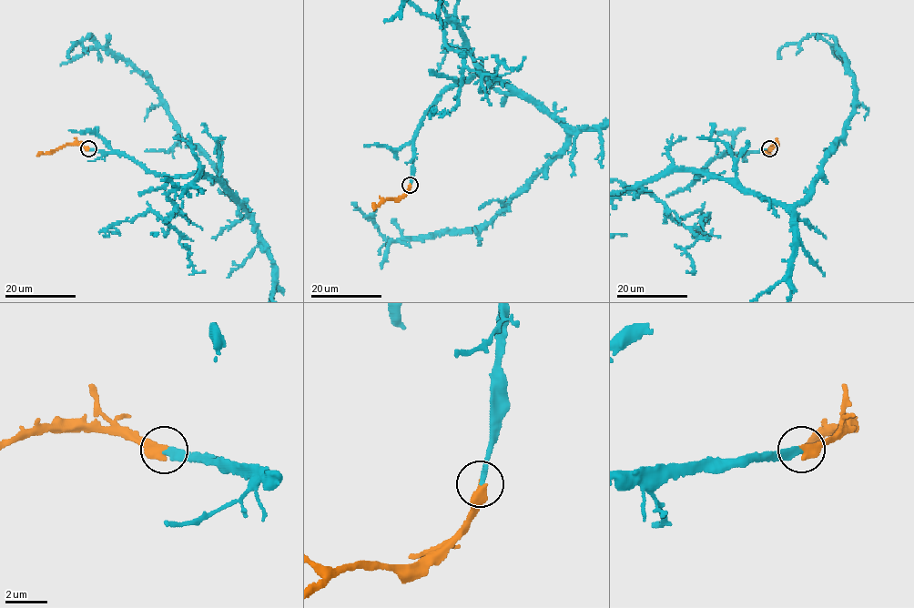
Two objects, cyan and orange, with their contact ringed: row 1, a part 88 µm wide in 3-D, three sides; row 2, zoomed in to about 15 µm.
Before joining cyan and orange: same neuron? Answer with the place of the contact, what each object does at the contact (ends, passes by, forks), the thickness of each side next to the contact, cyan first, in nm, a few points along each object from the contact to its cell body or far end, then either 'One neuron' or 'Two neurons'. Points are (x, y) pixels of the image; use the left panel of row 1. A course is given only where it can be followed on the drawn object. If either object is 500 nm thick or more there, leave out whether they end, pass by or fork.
Place: (88, 148). Thickness 280 nm (cyan) against 550 nm. Course of orange: (87, 148), (64, 145), (50, 152), (37, 155). One neuron

